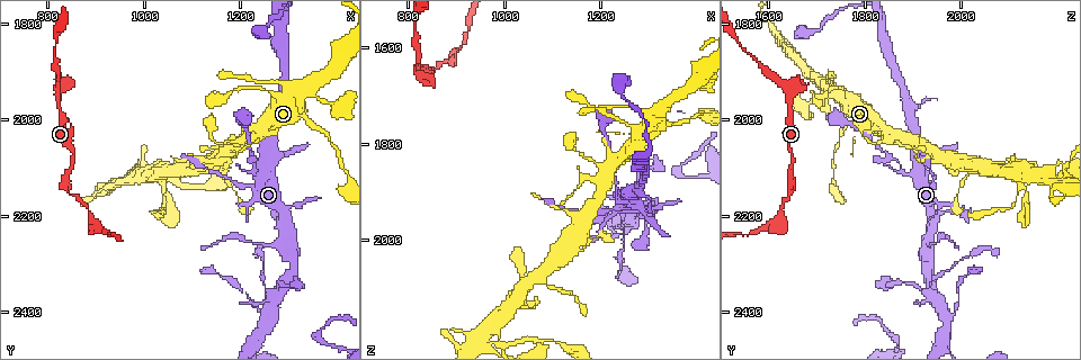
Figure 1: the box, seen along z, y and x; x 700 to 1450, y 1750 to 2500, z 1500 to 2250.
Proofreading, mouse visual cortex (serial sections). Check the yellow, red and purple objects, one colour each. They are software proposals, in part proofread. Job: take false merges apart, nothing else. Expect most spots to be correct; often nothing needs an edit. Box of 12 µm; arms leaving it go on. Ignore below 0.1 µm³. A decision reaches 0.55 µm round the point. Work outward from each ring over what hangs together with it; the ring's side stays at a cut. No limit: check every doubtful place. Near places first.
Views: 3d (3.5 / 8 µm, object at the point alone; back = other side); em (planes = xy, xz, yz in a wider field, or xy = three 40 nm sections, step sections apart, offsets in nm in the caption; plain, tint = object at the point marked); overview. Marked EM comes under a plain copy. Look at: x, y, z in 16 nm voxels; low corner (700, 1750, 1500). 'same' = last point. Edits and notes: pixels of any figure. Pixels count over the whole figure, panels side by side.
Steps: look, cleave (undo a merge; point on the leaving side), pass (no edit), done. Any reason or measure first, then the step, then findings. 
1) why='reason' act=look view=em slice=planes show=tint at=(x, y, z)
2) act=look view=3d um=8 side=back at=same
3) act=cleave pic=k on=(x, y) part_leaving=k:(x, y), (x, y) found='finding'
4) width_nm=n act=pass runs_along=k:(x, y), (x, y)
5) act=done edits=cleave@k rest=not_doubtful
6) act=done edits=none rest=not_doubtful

why='sharp bend' act=look view=3d um=3.5 side=back at=(985, 2110, 2175)

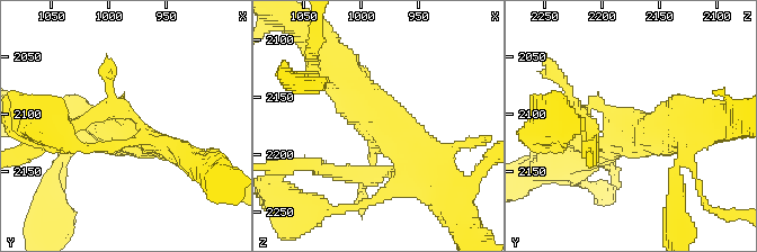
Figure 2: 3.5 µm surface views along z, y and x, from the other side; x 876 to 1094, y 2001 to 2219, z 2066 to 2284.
why='shape alone is not enough' act=look view=em slice=xy step=5 show=tint at=(988, 2110, 2172)

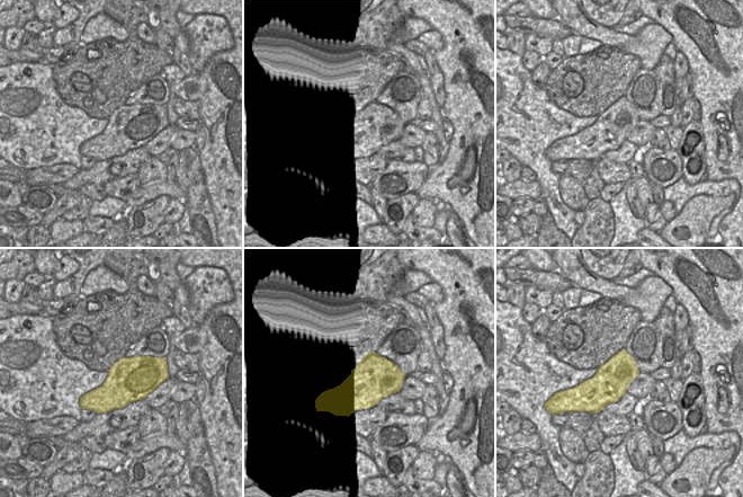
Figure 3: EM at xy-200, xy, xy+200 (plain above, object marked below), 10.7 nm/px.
why='another direction' act=look view=em slice=xy step=3 show=tint at=same

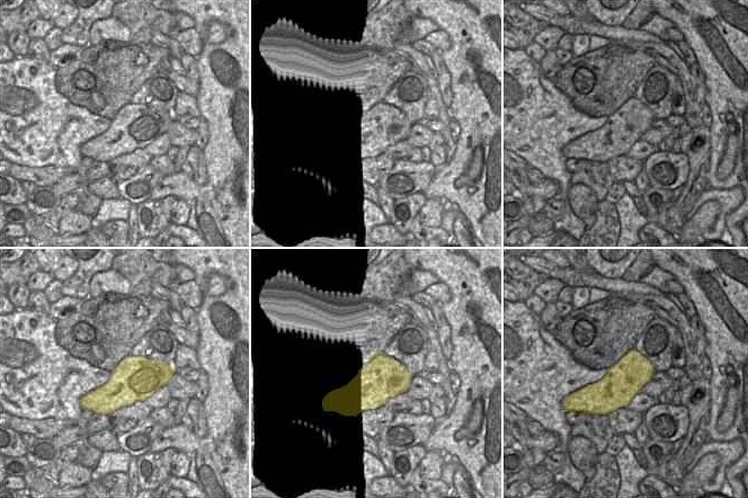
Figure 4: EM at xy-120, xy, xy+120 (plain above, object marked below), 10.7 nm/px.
act=pass runs_along=2:(328, 63), (404, 150), (400, 179) found='continuous, no second cell'

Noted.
act=look view=3d um=3.5 at=(840, 2145, 1650)

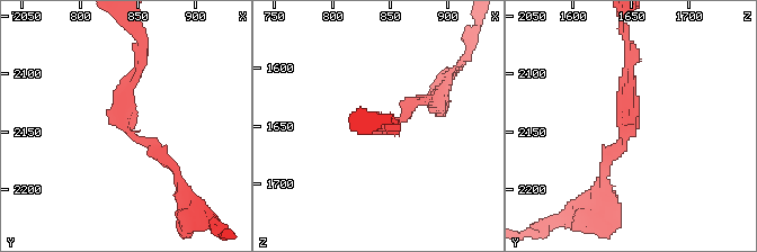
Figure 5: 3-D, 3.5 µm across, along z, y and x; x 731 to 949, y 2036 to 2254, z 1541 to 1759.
arm_widths_nm=150,200 why='need the tissue' act=look view=em slice=xy step=3 show=tint at=(838, 2136, 1650)

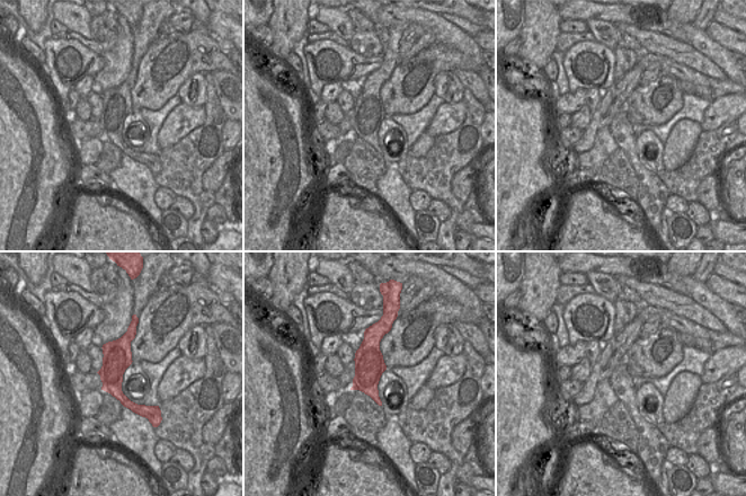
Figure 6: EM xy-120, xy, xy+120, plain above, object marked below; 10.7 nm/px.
act=pass found='one cell here'

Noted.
why='narrows sharply' act=look view=3d um=3.5 side=back at=(820, 1940, 1630)

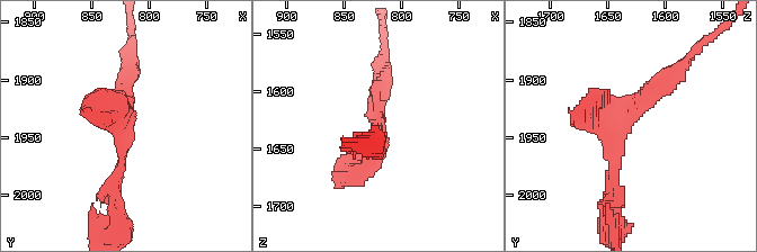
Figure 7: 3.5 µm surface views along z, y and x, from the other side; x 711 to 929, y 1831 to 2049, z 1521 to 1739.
act=look view=em slice=xy step=5 show=tint at=(822, 1938, 1632)

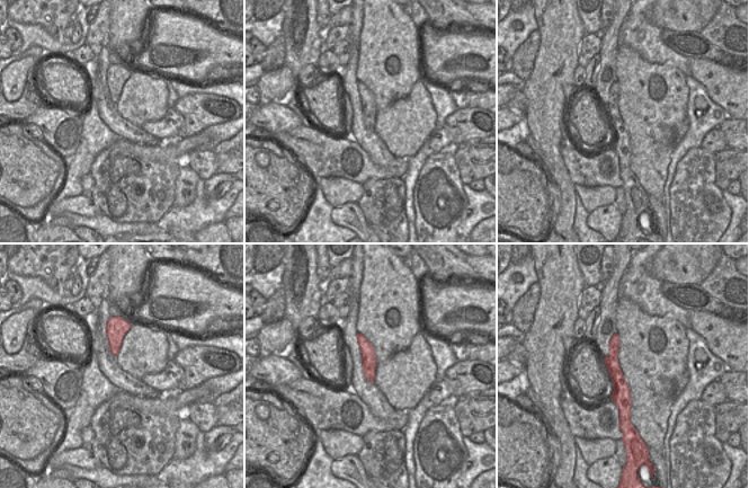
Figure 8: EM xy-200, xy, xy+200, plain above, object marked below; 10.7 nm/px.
act=pass found='one cell here'

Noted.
act=look view=3d um=8 at=(1225, 2090, 1870)

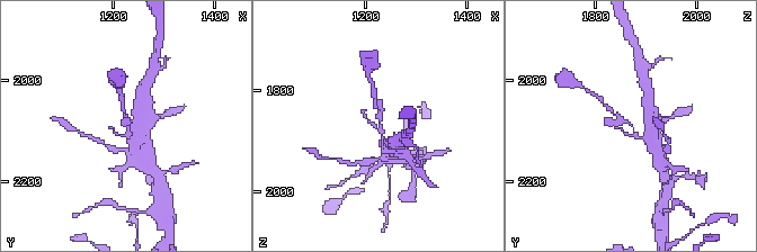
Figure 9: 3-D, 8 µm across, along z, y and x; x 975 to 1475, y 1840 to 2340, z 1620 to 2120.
act=look view=3d um=3.5 at=(1230, 2085, 1865)

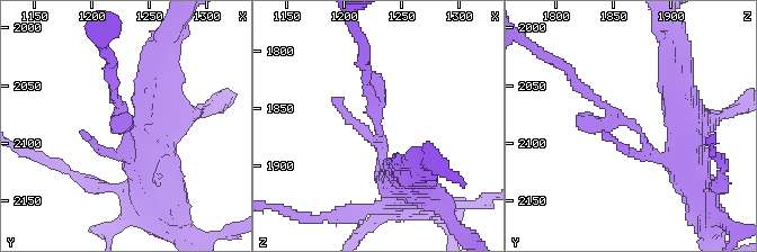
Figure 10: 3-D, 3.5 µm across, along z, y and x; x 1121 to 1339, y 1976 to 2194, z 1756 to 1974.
act=pass runs_along=10:(689, 167), (658, 160), (632, 125), (580, 83) found='continuous, no second cell'

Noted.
act=done edits=none rest=not_doubtful

